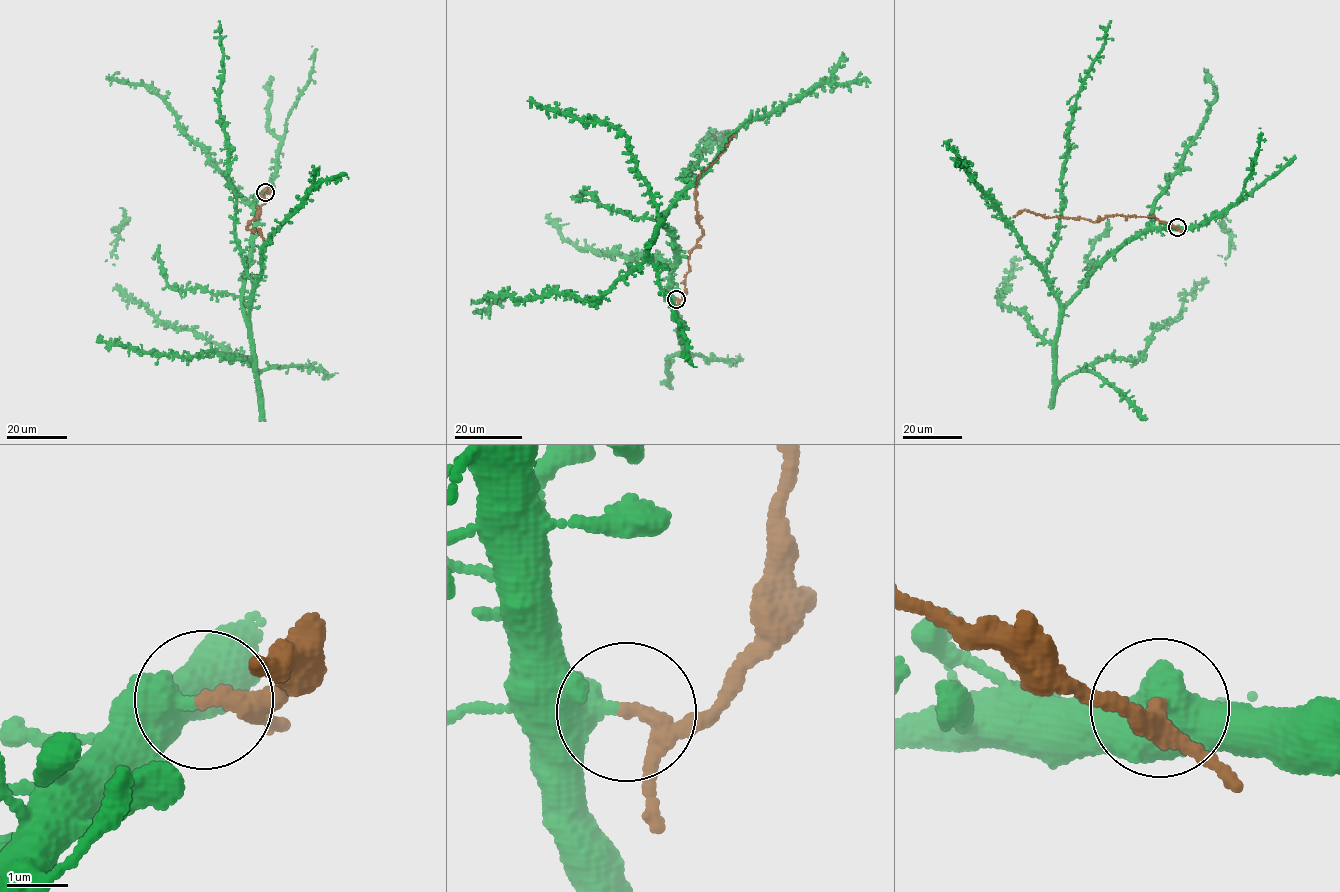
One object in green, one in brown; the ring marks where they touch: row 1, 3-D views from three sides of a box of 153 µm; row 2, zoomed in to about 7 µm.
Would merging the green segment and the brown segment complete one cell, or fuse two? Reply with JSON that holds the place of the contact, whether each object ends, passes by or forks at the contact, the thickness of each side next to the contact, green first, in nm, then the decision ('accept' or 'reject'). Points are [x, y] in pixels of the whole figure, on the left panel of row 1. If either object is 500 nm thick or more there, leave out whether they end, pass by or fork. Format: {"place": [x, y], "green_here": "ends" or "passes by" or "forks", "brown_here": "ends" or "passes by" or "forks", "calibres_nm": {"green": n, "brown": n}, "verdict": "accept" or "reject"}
{"place": [265, 192], "calibres_nm": {"green": 550, "brown": 220}, "verdict": "reject"}

